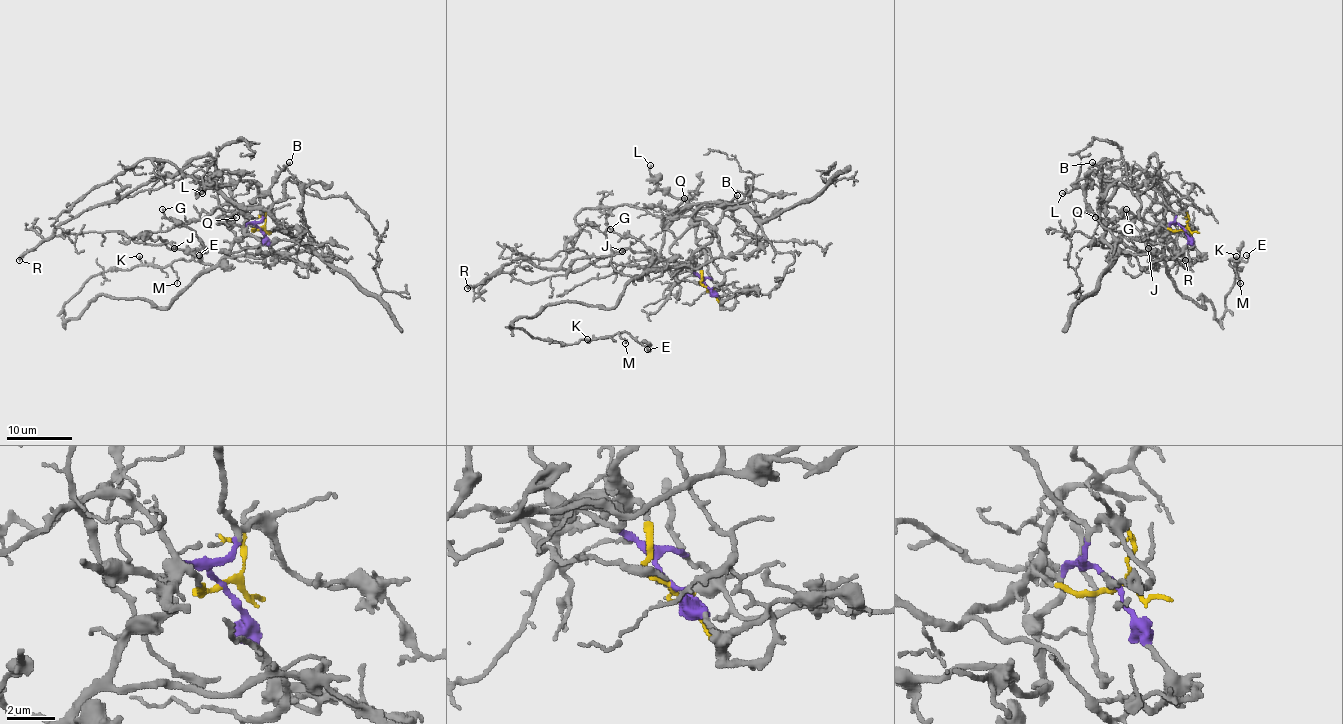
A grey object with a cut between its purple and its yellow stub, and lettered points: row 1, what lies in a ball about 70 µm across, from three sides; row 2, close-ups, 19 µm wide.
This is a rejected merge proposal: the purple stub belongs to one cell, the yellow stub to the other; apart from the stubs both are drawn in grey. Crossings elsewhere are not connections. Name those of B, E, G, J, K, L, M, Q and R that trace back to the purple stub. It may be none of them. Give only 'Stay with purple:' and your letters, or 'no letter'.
Stay with purple: B, E, G, J, K, L, M, Q, R

